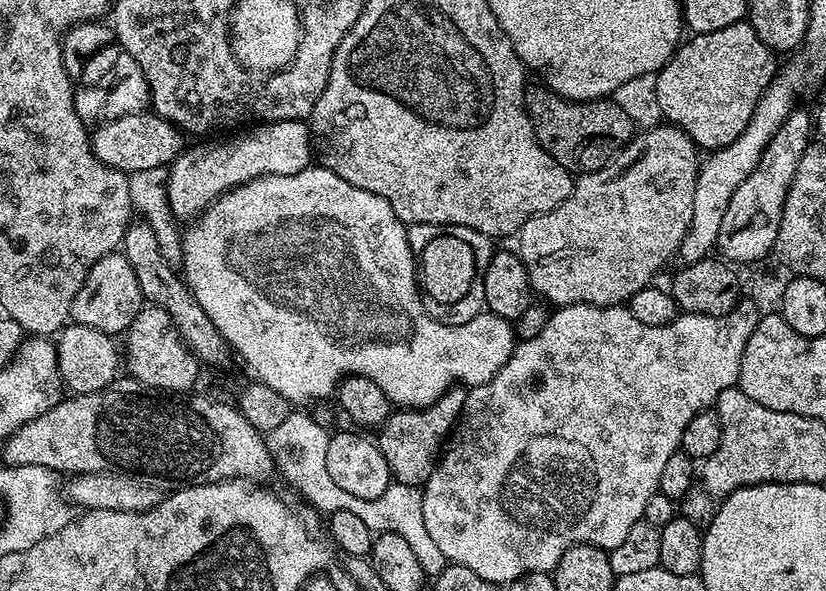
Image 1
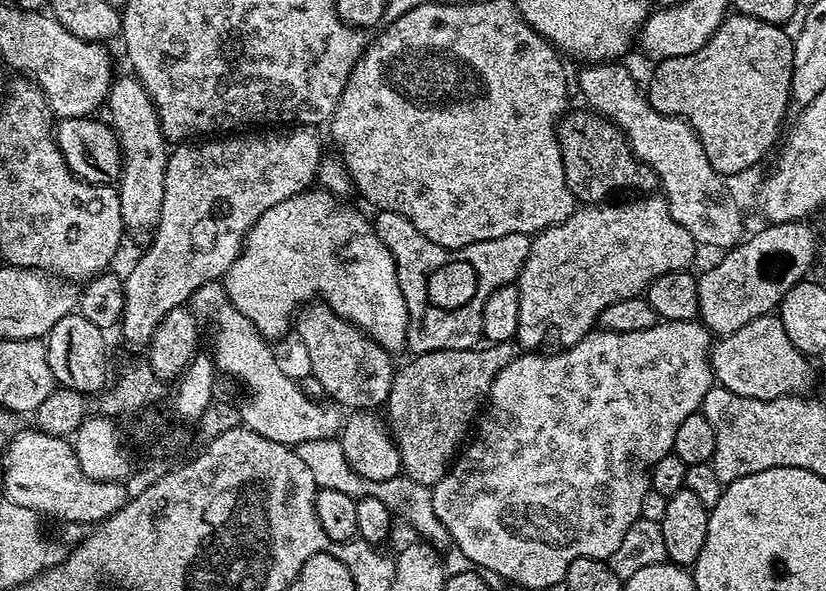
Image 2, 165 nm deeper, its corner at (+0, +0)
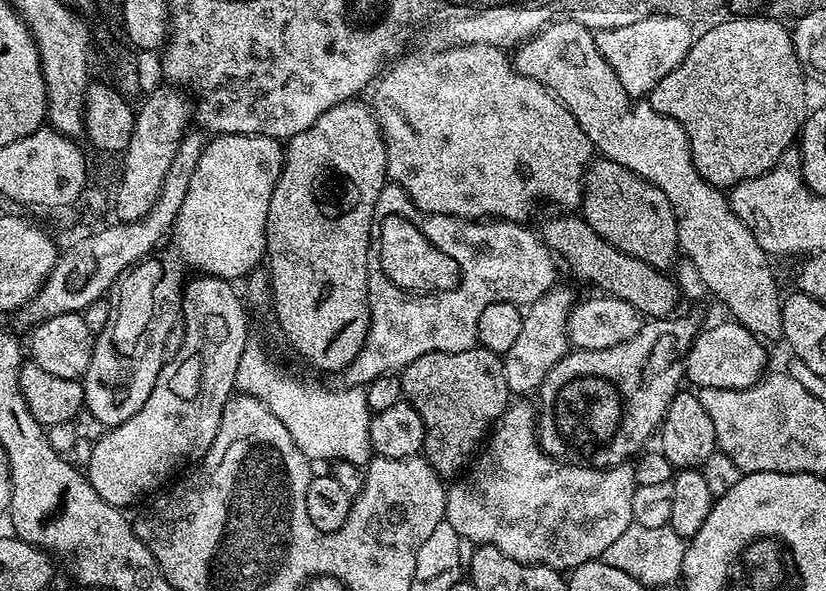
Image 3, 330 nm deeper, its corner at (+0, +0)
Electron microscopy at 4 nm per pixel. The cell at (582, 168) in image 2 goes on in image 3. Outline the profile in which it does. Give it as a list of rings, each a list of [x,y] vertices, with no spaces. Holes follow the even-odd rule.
[[[596,158],[585,168],[582,215],[602,239],[627,256],[661,270],[673,267],[678,256],[678,245],[670,198],[666,198],[658,186],[646,182],[618,162]]]

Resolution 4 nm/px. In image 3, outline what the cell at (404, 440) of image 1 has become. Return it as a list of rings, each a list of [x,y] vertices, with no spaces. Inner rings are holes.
[[[479,346],[461,352],[421,352],[414,362],[404,367],[398,379],[403,399],[412,404],[416,413],[422,418],[424,459],[440,477],[459,477],[469,467],[474,453],[481,447],[490,429],[509,406],[510,393],[504,373],[503,359],[497,353]]]

